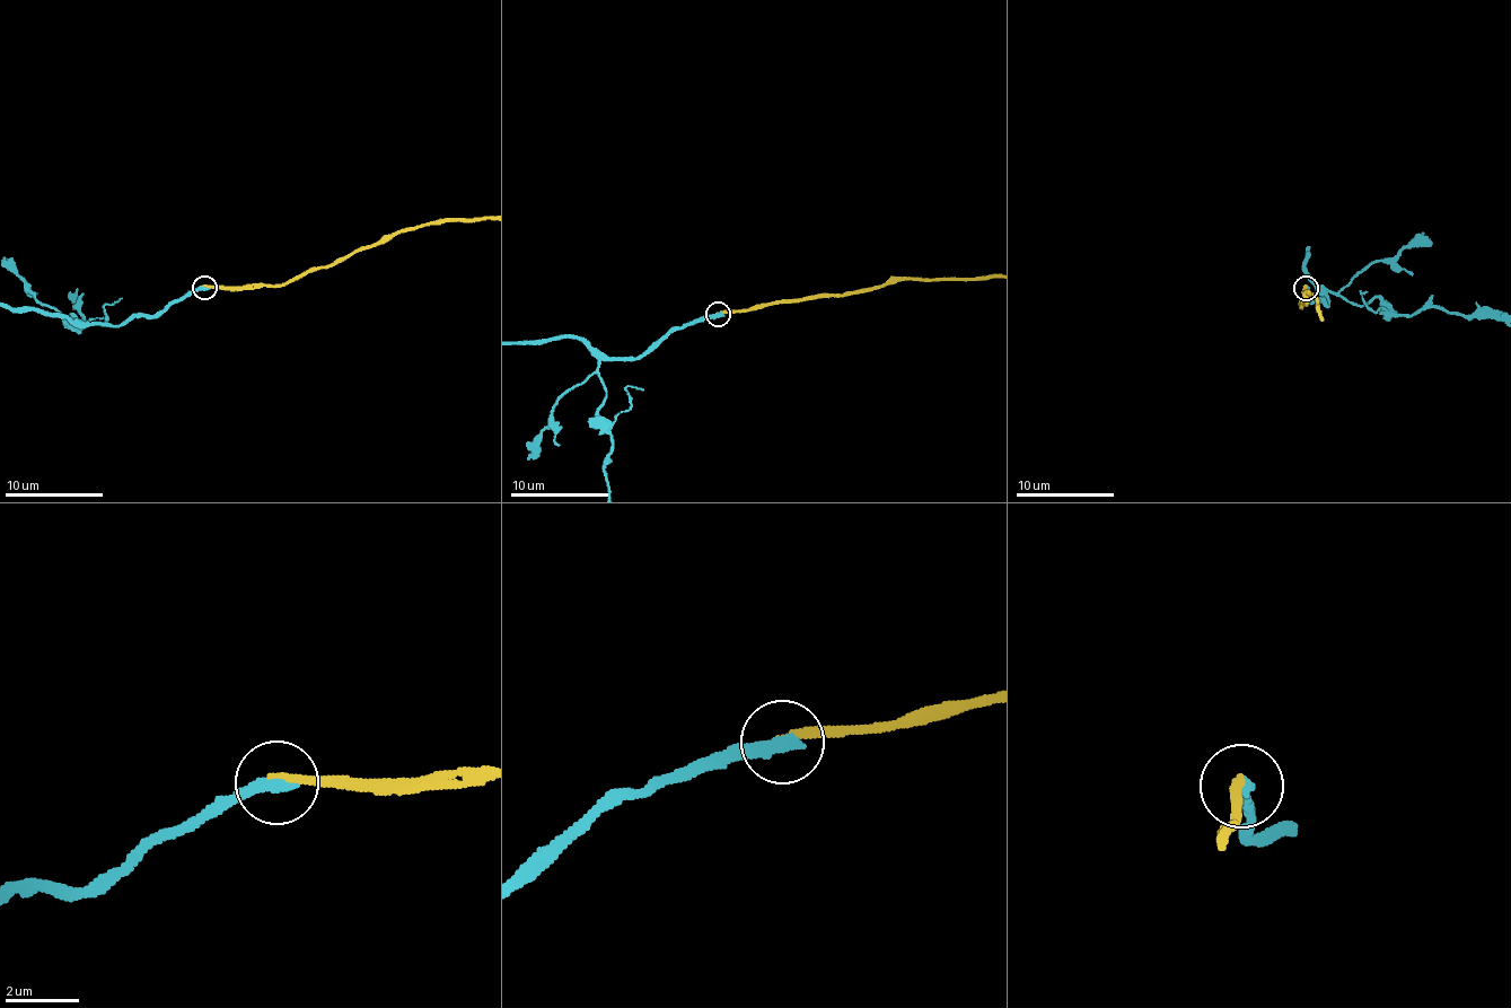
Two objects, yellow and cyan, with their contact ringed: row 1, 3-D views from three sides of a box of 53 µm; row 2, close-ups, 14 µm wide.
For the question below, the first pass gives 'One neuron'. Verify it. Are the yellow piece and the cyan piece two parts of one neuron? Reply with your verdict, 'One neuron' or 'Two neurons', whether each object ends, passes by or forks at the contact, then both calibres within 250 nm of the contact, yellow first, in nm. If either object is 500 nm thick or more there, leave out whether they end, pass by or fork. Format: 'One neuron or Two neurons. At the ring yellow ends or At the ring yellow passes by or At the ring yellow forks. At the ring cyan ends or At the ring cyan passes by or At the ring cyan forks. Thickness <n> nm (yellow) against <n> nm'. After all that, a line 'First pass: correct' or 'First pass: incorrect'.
Two neurons. At the ring yellow ends. At the ring cyan ends. Thickness 240 nm (yellow) against 400 nm
First pass: incorrect

